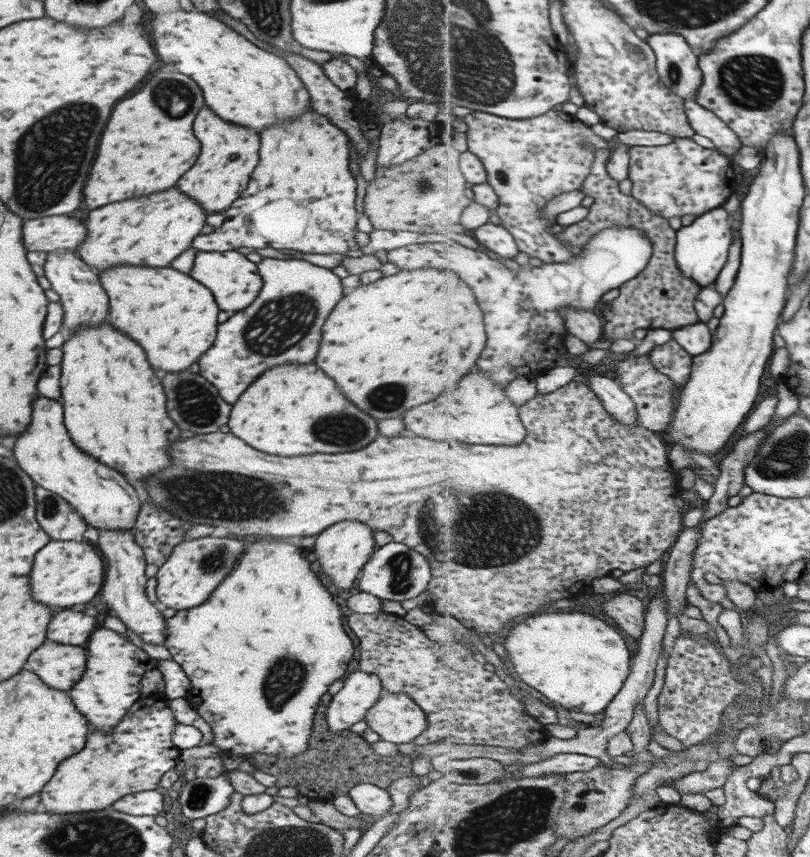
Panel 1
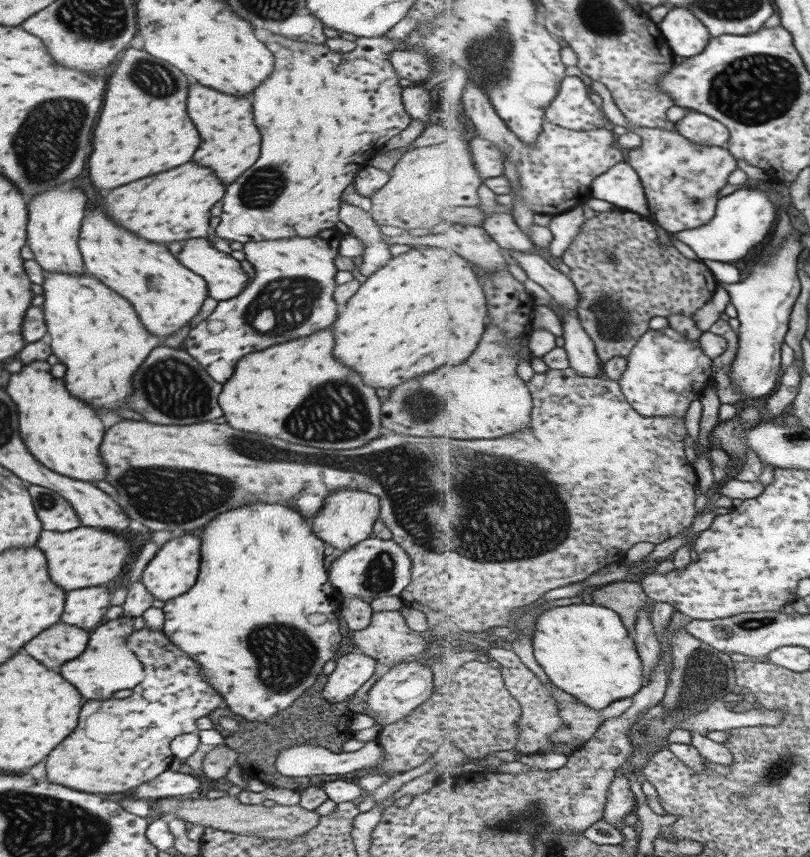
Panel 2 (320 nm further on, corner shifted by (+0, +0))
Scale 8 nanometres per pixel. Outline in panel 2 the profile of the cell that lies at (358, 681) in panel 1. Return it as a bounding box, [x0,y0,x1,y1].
[321,650,376,702]

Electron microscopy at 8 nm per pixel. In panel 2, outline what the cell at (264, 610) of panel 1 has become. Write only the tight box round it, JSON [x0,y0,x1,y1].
[162,502,341,722]

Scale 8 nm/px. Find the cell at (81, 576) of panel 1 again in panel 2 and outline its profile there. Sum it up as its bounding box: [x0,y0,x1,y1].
[35,524,133,592]

